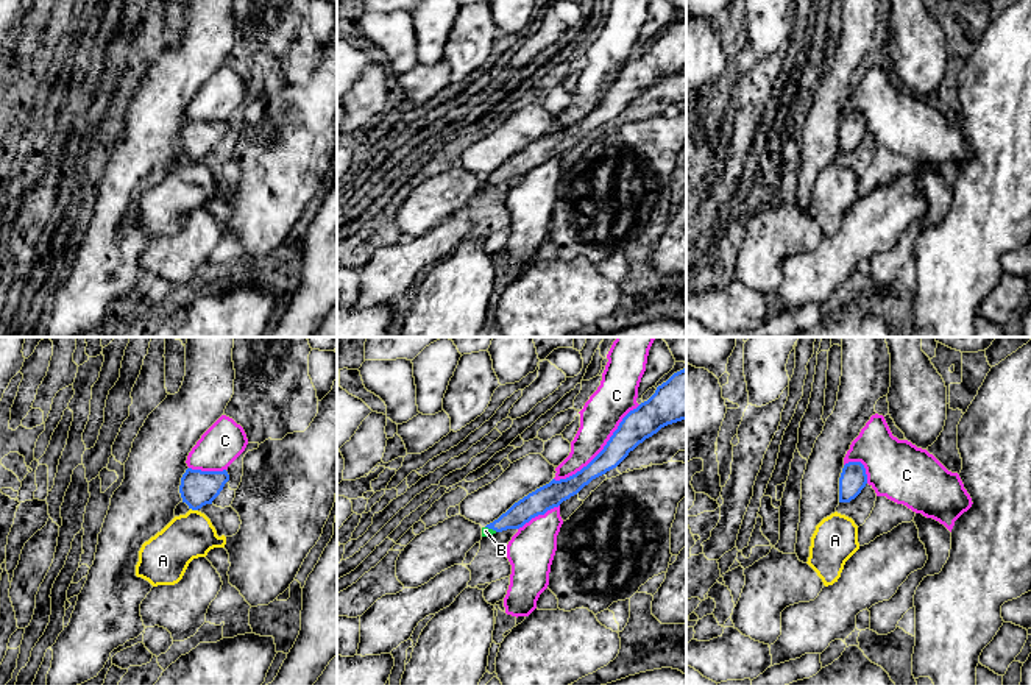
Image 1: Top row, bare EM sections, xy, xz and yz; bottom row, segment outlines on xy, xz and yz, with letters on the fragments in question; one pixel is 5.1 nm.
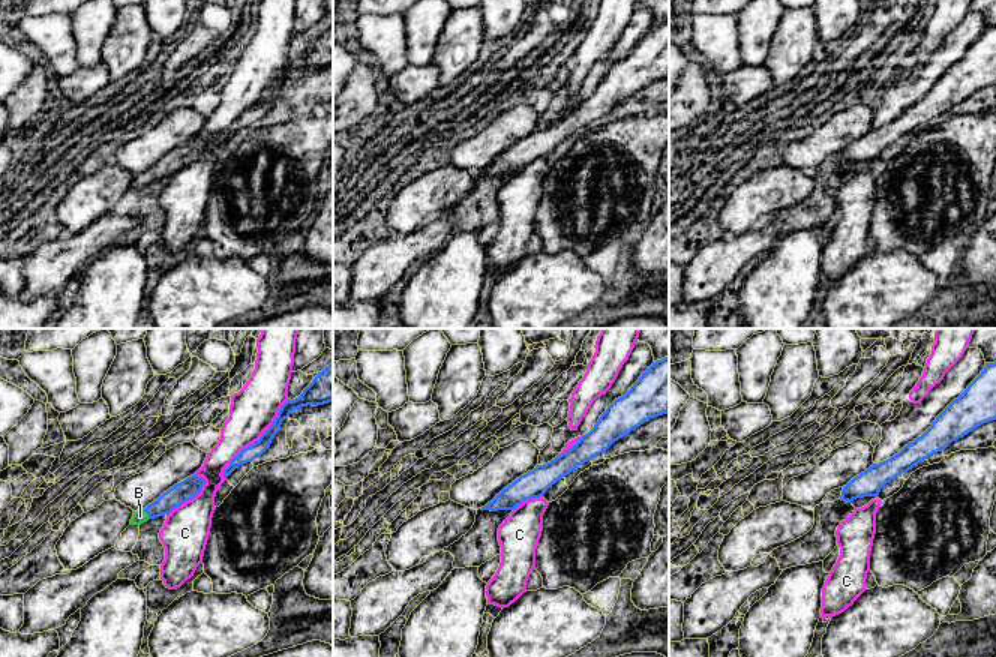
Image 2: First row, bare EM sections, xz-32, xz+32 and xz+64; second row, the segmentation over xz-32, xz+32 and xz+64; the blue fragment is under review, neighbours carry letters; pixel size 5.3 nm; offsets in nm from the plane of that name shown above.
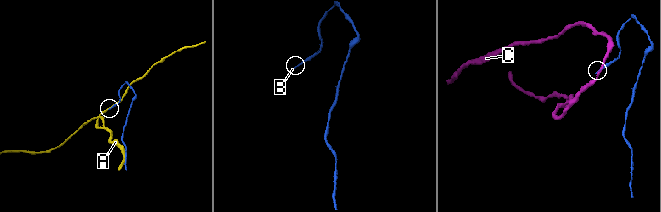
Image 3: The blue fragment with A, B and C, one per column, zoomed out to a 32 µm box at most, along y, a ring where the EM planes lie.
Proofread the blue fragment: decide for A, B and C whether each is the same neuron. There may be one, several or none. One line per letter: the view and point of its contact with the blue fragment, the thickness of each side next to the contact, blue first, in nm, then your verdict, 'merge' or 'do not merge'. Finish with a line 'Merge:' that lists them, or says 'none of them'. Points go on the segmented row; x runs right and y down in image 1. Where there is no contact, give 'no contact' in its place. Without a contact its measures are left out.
A: meets blue in xy at (194, 509); 180 nm thick on the blue side, 240 nm on the other; do not merge
B: meets blue in xz at (492, 528); 120 nm thick on the blue side, 50 nm on the other; merge
C: meets blue in xz at (602, 450); 160 nm thick on the blue side, 200 nm on the other; do not merge
Merge: B

